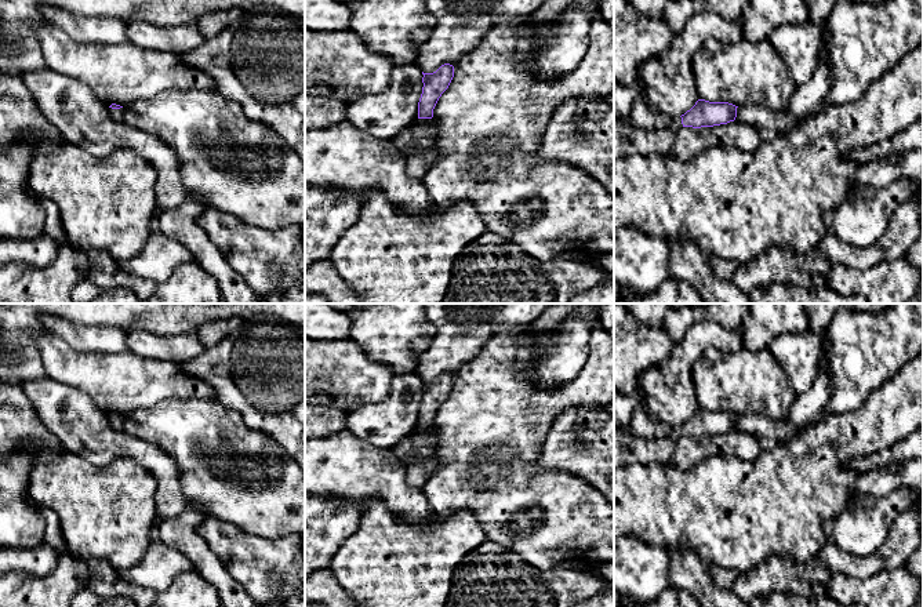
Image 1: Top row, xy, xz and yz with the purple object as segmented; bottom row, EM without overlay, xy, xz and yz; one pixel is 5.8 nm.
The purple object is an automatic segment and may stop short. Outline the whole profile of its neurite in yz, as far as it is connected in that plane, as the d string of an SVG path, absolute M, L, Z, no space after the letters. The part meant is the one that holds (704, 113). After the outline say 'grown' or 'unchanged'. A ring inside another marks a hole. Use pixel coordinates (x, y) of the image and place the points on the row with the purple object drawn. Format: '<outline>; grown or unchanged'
M698 99L684 115L672 119L668 126L653 131L614 120L614 160L633 155L668 155L672 152L682 127L713 127L734 120L751 124L764 137L786 132L797 124L785 110L771 110L762 105L735 106L728 102Z; grown

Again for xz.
M444 63L436 72L422 72L422 74L424 87L418 102L418 119L392 139L396 149L404 156L432 148L437 137L437 130L432 120L433 109L454 77L454 66Z; grown

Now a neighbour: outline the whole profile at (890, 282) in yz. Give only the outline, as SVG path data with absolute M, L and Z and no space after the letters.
M905 258L883 261L865 270L831 263L826 286L842 295L861 295L866 304L906 304L919 290L920 272Z

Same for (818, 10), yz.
M806 0L808 7L808 21L821 26L842 0Z

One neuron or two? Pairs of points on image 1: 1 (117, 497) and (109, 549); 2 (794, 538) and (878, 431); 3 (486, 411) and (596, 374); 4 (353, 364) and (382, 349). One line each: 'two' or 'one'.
1: one
2: one
3: one
4: two

